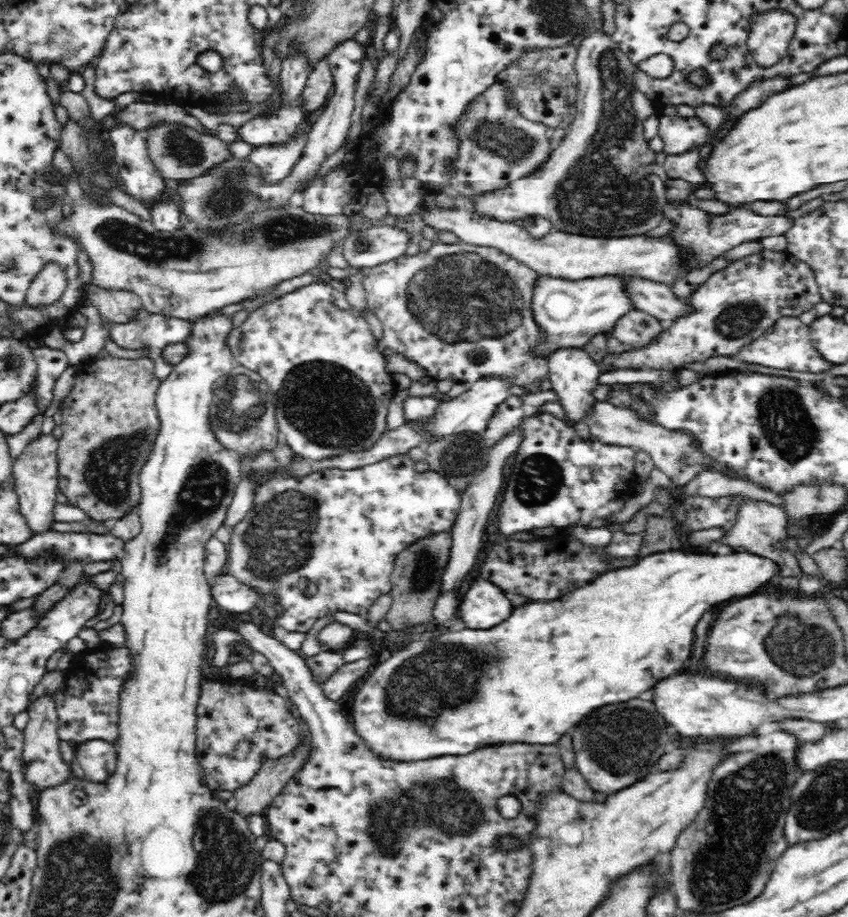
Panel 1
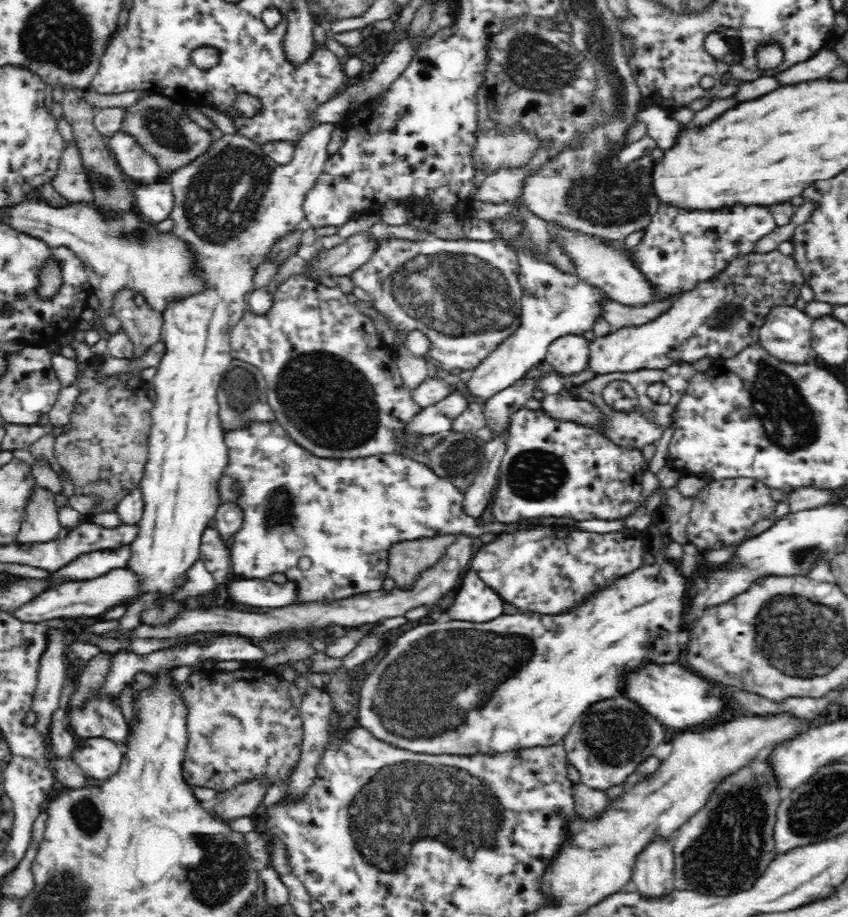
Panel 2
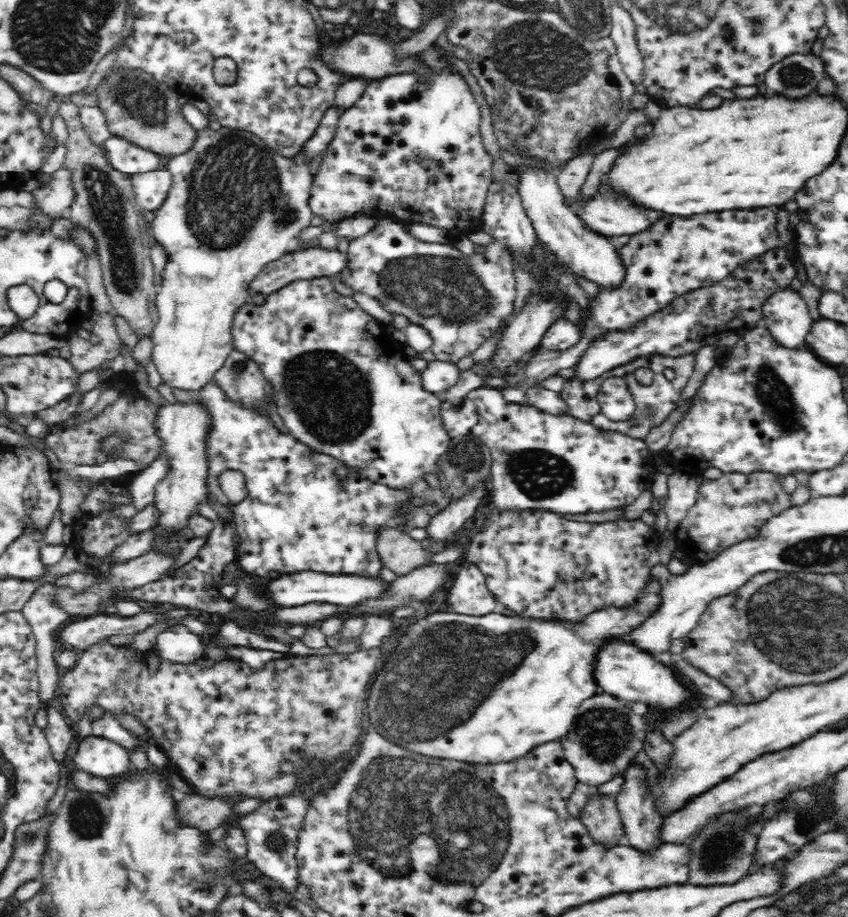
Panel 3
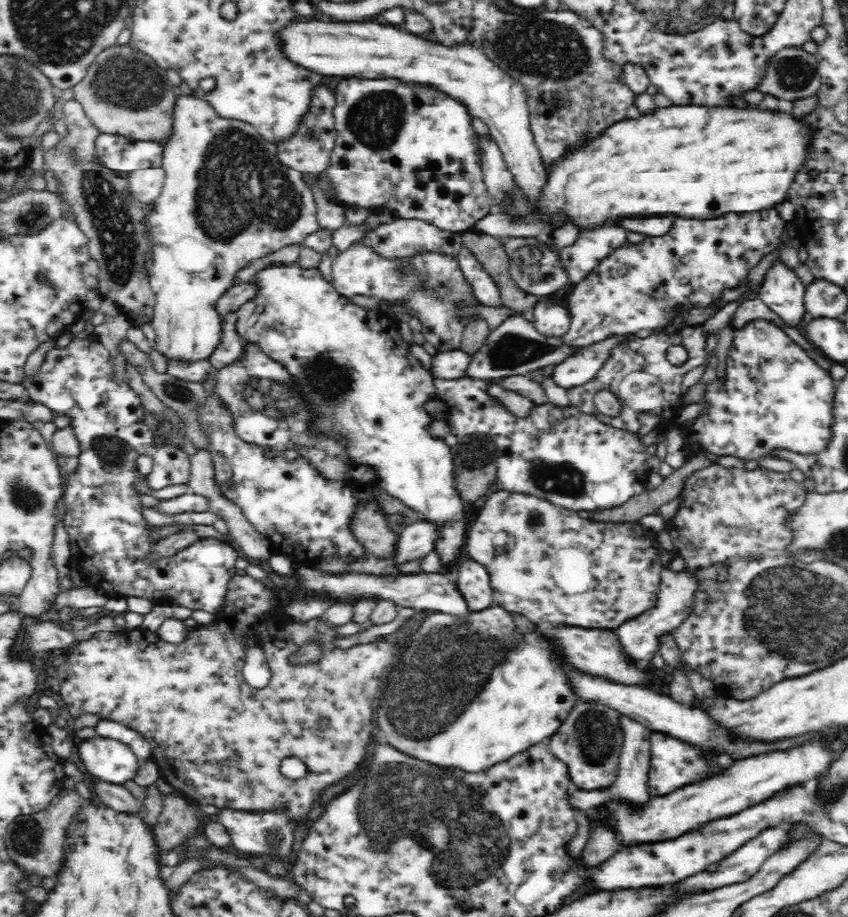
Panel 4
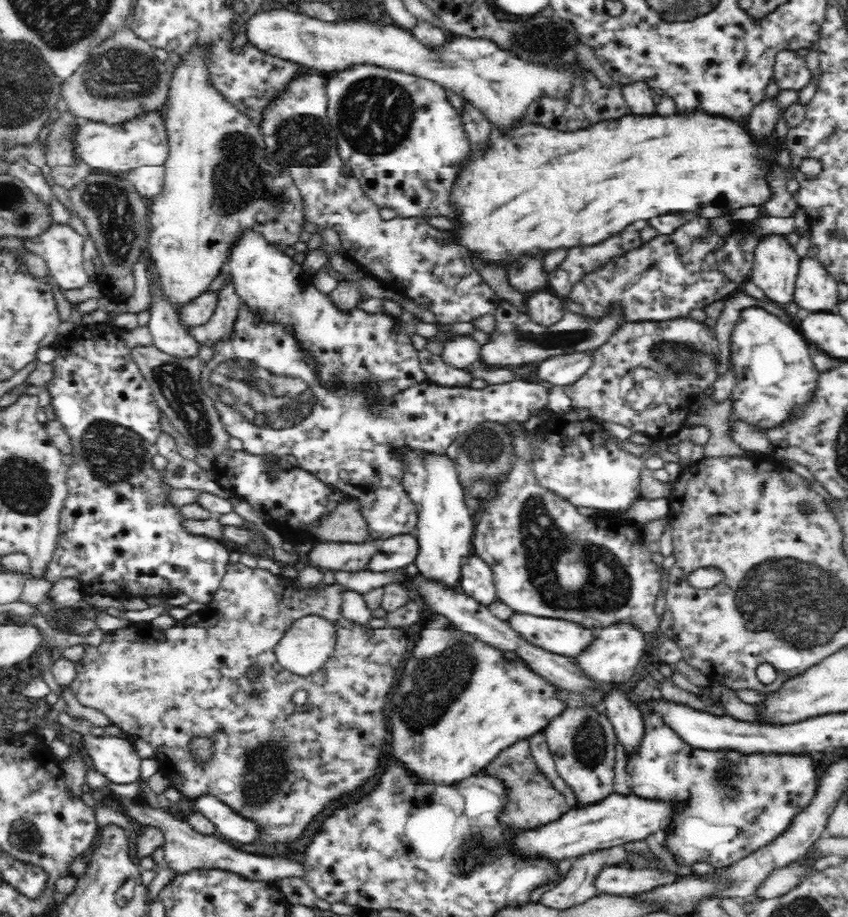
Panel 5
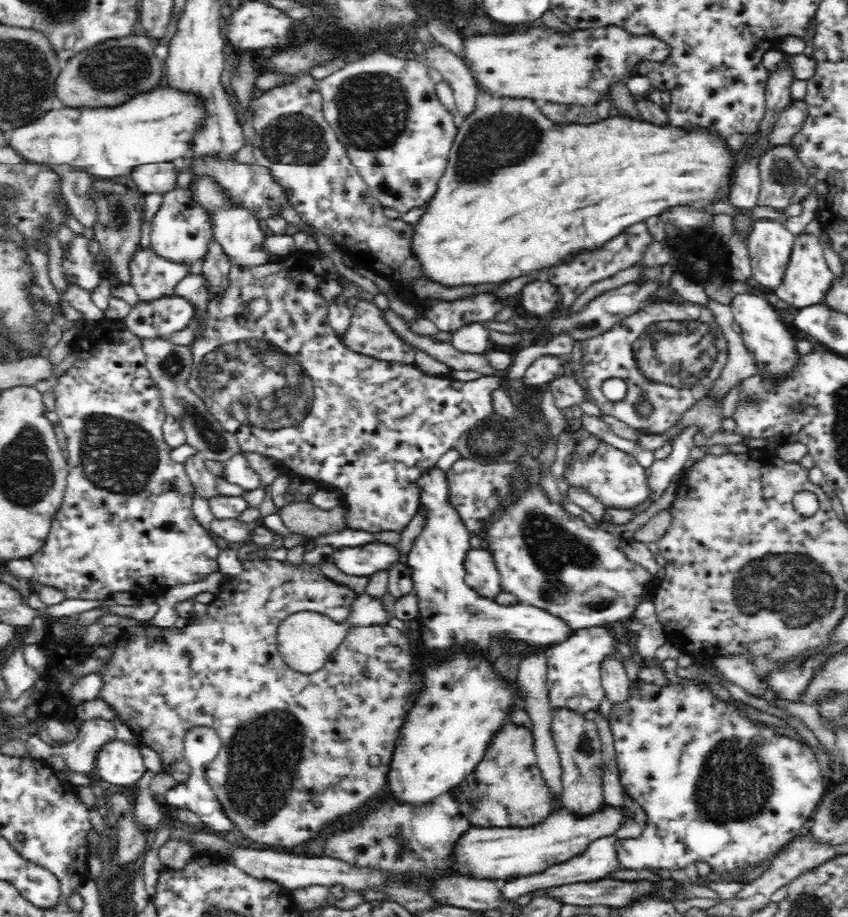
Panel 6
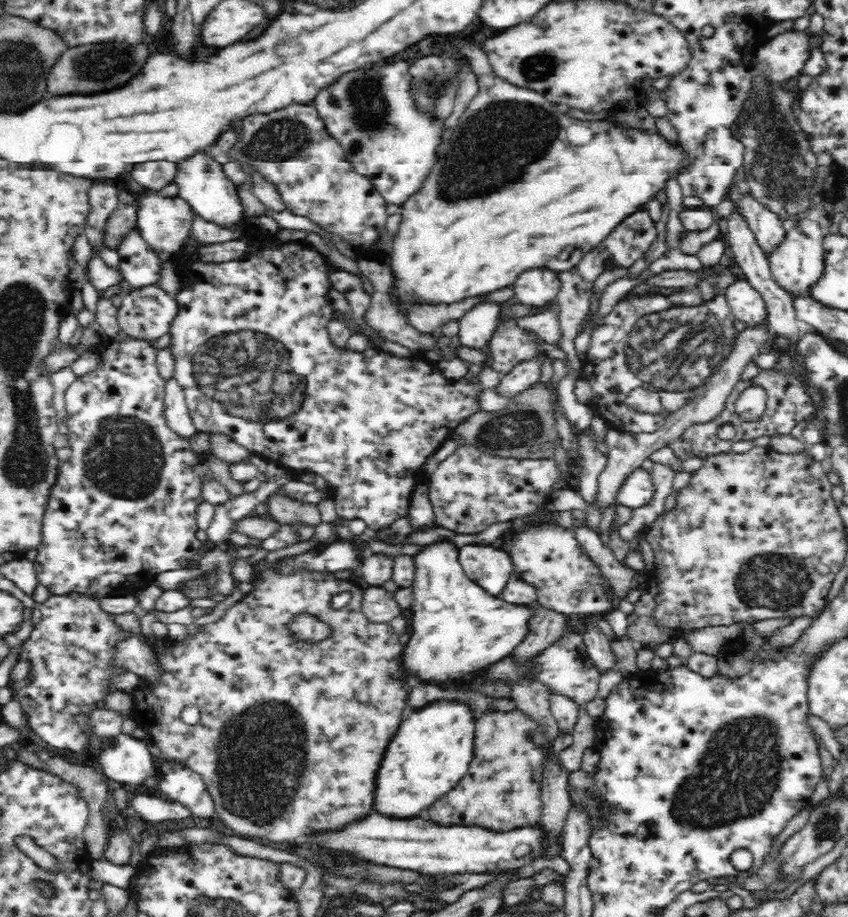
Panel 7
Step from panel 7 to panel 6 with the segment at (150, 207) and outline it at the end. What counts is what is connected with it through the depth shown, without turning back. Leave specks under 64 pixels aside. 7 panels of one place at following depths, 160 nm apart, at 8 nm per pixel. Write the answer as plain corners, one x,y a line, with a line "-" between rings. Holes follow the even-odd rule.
174,188
162,195
160,210
151,225
150,244
158,256
176,262
188,262
196,269
206,252
208,241
214,237
204,208
195,203
188,188

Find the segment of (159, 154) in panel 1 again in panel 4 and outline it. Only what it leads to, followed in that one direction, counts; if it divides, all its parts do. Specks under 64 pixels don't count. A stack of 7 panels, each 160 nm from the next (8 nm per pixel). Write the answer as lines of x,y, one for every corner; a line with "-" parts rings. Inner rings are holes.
134,43
108,45
88,68
84,80
72,86
72,96
84,109
85,116
99,132
128,136
132,140
168,140
172,124
172,108
176,100
167,69
162,68
146,52
136,49

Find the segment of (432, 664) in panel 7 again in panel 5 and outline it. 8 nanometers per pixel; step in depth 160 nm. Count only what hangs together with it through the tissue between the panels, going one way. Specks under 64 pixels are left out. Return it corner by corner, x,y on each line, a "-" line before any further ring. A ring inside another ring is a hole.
408,452
406,459
407,475
403,485
414,501
419,516
414,532
418,552
413,564
424,579
442,585
448,591
460,592
461,569
473,552
475,521
464,504
459,473
454,468
454,461
446,454
433,457
-
514,612
509,616
510,628
525,640
557,655
578,654
594,638
593,630
552,617

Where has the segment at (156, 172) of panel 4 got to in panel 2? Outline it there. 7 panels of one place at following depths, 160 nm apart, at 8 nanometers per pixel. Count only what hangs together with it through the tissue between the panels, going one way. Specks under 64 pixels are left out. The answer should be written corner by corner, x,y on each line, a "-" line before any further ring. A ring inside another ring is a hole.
166,176
156,178
156,181
148,184
137,183
134,196
135,208
143,219
158,224
169,218
174,195
172,185

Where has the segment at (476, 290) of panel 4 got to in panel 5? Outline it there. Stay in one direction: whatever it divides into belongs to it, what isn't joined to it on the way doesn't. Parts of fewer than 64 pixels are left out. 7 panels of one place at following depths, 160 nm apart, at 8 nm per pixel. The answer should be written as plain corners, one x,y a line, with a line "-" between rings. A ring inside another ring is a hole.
503,300
496,312
496,328
490,334
488,343
482,346
480,361
496,367
511,368
532,363
540,364
550,356
591,351
603,345
624,322
624,305
610,305
599,317
586,313
574,313
566,310
564,316
550,326
544,326
532,320
527,313
520,312
514,305

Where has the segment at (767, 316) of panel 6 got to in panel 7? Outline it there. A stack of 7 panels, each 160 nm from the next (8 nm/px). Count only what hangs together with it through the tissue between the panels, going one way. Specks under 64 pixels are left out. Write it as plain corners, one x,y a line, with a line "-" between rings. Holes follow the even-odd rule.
746,279
732,282
726,288
725,295
734,318
742,320
746,326
764,323
766,320
764,299

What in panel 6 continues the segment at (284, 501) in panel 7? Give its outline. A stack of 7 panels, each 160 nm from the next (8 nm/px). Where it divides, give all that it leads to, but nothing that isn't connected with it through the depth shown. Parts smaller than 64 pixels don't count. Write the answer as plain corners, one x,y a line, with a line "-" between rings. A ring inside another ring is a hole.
290,501
282,505
278,513
290,532
306,538
312,539
328,531
338,532
346,528
341,504
334,510
324,510
310,501

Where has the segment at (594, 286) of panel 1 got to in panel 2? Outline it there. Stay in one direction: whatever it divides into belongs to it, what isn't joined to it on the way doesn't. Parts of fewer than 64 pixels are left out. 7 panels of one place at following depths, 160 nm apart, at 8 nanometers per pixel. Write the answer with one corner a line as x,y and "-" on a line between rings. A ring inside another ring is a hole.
506,214
502,218
490,220
495,236
512,243
517,256
517,279
521,286
519,325
510,333
485,360
475,366
470,380
464,386
472,399
486,401
495,392
513,385
538,362
545,360
547,346
556,338
568,333
580,333
591,330
599,312
600,299
606,297
603,292
580,280
574,272
564,273
556,266
540,259
535,247
515,247
524,236
529,236
526,226
514,216

